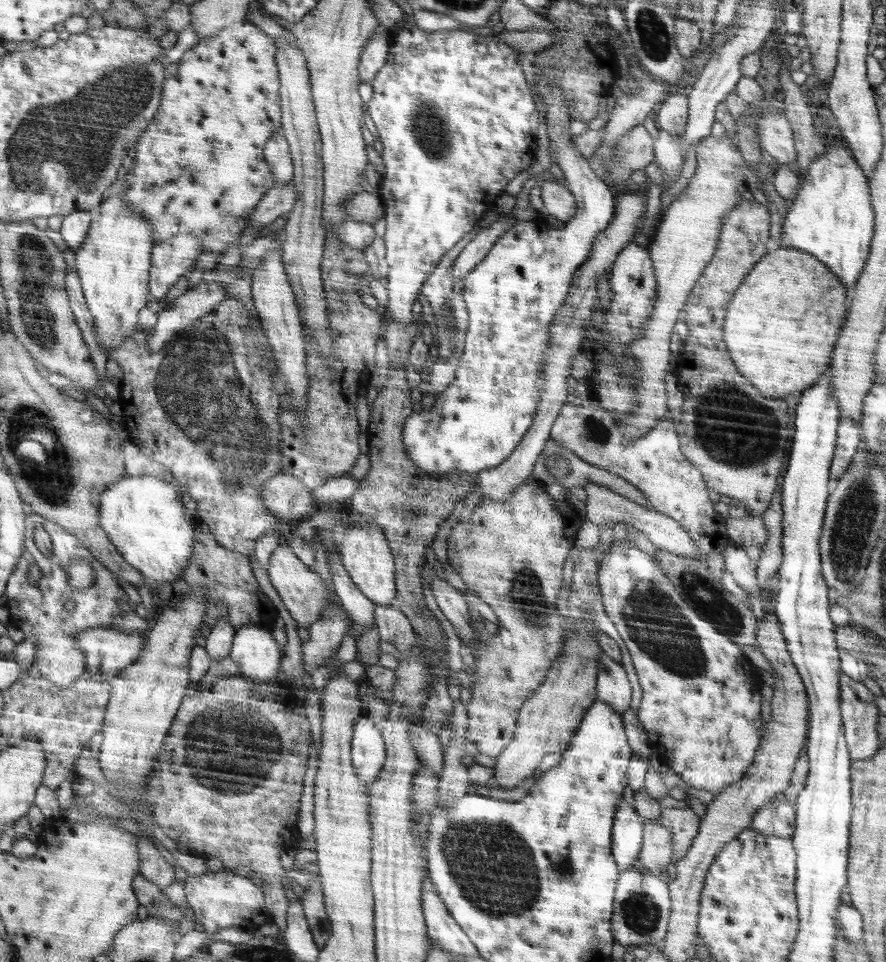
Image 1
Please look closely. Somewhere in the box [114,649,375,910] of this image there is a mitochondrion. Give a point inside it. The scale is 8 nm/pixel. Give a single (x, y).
(205, 738)

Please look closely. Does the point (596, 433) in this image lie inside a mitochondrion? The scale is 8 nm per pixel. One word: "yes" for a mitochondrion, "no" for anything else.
yes

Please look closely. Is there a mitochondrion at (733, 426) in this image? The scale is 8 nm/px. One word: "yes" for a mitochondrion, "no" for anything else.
yes

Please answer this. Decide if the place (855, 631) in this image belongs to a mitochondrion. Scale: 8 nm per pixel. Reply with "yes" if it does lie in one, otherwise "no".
no

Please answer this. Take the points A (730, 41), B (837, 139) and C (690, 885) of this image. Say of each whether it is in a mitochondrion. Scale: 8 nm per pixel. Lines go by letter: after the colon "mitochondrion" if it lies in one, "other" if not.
A: other
B: other
C: other

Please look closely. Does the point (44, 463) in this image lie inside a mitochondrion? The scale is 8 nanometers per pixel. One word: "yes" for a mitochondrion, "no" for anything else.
yes

